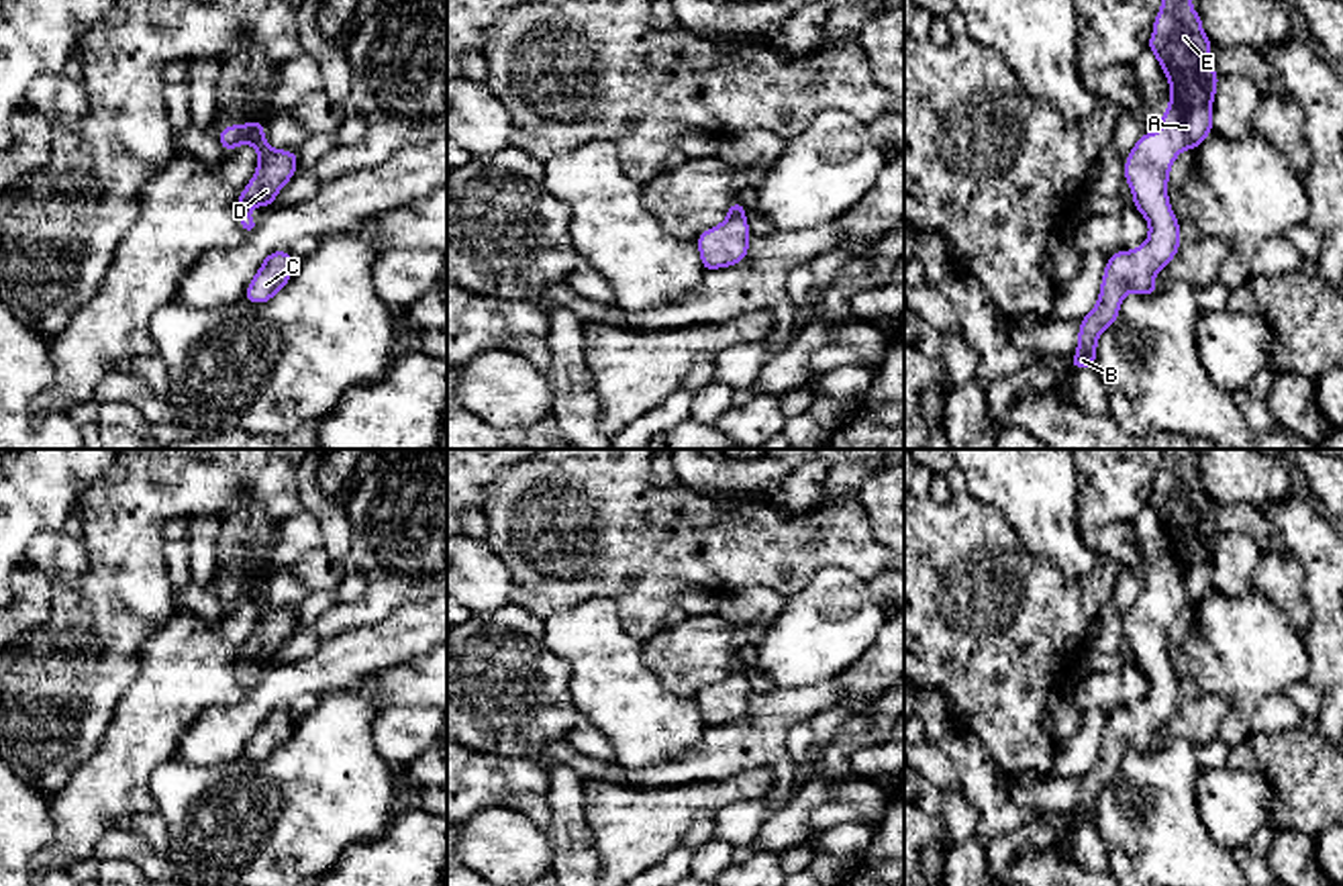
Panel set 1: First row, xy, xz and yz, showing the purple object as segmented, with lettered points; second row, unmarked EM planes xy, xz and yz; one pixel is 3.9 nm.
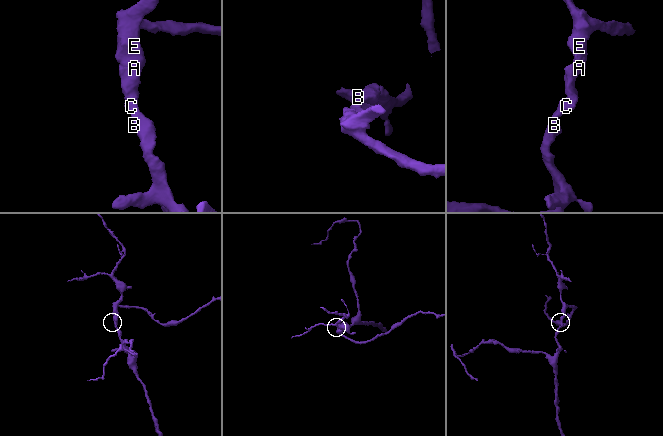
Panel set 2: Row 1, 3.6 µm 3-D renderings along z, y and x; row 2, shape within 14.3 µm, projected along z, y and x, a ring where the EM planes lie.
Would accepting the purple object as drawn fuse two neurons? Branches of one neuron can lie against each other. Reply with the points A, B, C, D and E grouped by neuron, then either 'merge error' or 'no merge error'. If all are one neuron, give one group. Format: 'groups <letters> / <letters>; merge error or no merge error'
groups A B C D E; no merge error

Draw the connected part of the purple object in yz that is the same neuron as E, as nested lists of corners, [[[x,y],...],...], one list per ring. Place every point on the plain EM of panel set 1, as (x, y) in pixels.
[[[1163,449],[1147,504],[1170,539],[1170,563],[1161,570],[1161,586],[1143,590],[1125,617],[1133,663],[1145,674],[1149,692],[1137,706],[1121,706],[1106,717],[1096,764],[1080,778],[1070,825],[1094,825],[1098,794],[1116,780],[1125,753],[1157,751],[1155,733],[1178,712],[1182,696],[1167,653],[1170,627],[1184,606],[1198,606],[1212,590],[1221,535],[1210,521],[1212,500],[1192,465],[1194,451]]]

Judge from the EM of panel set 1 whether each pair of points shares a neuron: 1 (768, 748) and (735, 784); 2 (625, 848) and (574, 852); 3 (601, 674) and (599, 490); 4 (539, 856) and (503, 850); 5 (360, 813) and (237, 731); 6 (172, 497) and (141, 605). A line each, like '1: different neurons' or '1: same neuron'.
1: different neurons
2: different neurons
3: different neurons
4: same neuron
5: different neurons
6: same neuron

